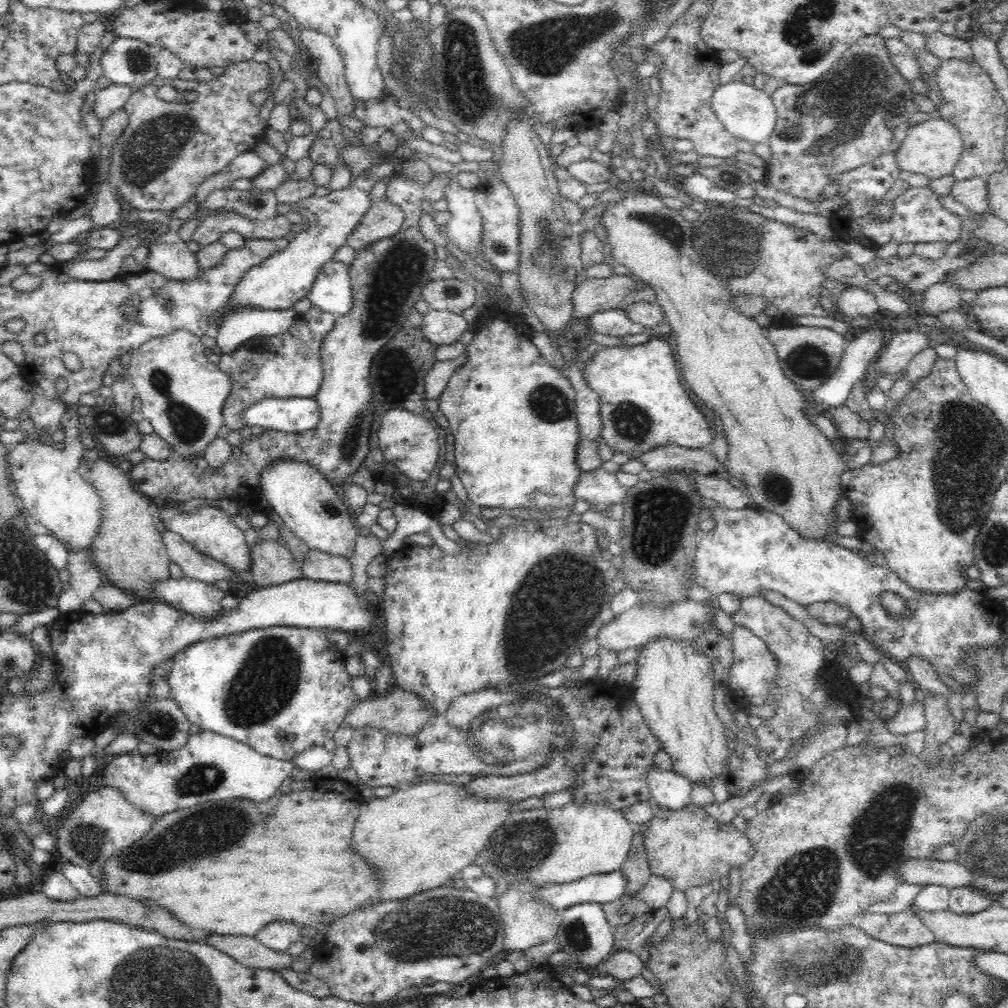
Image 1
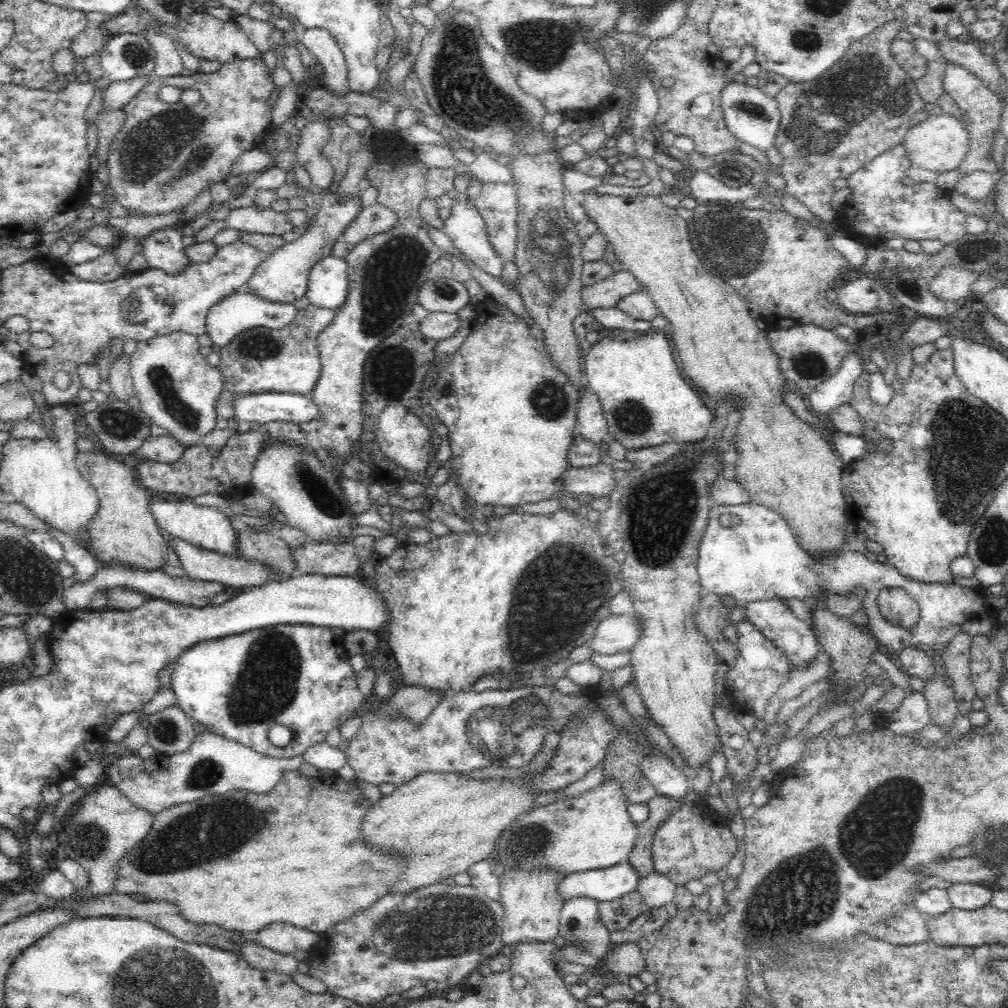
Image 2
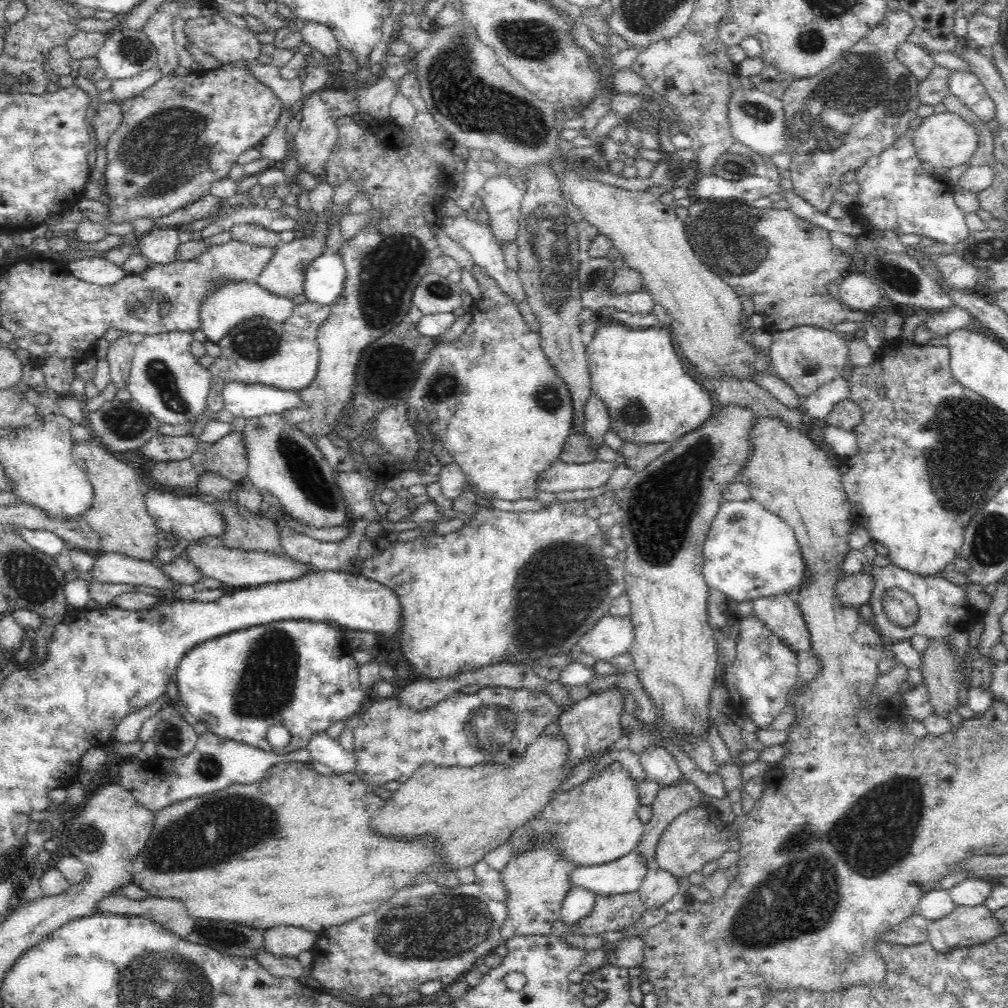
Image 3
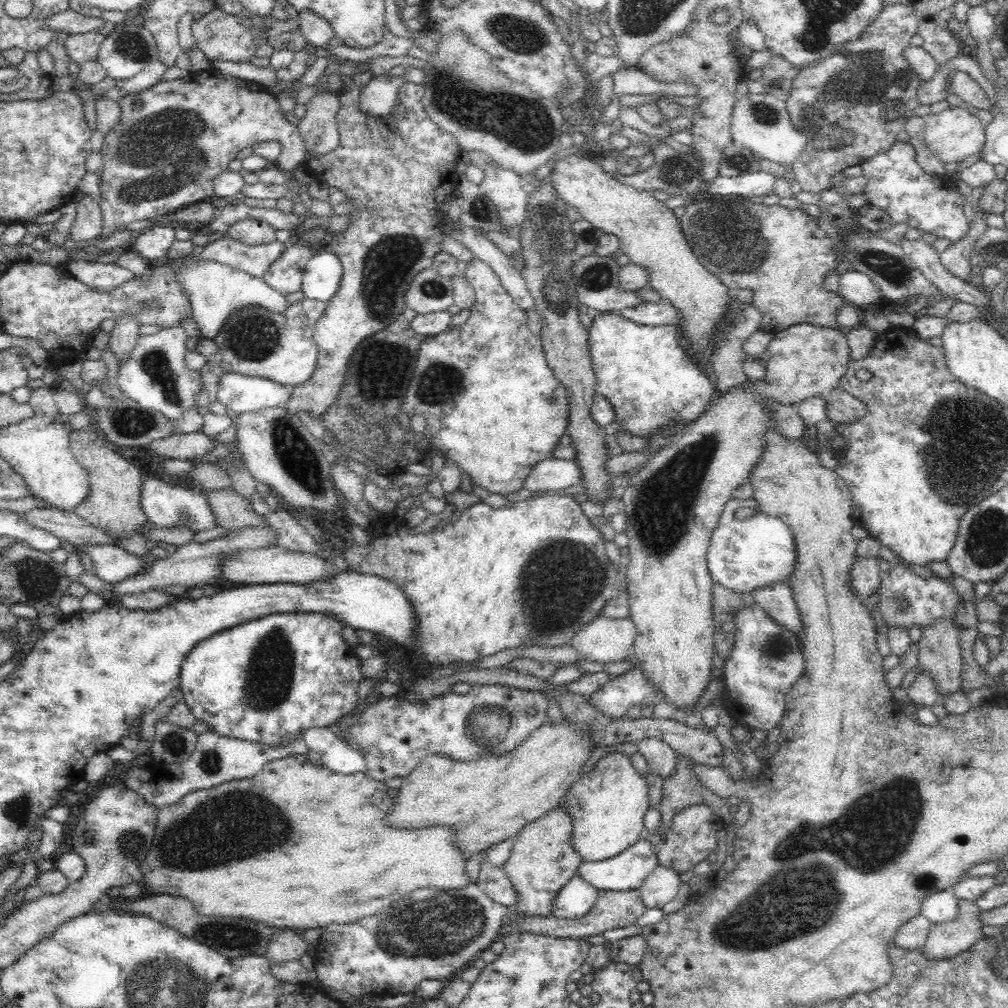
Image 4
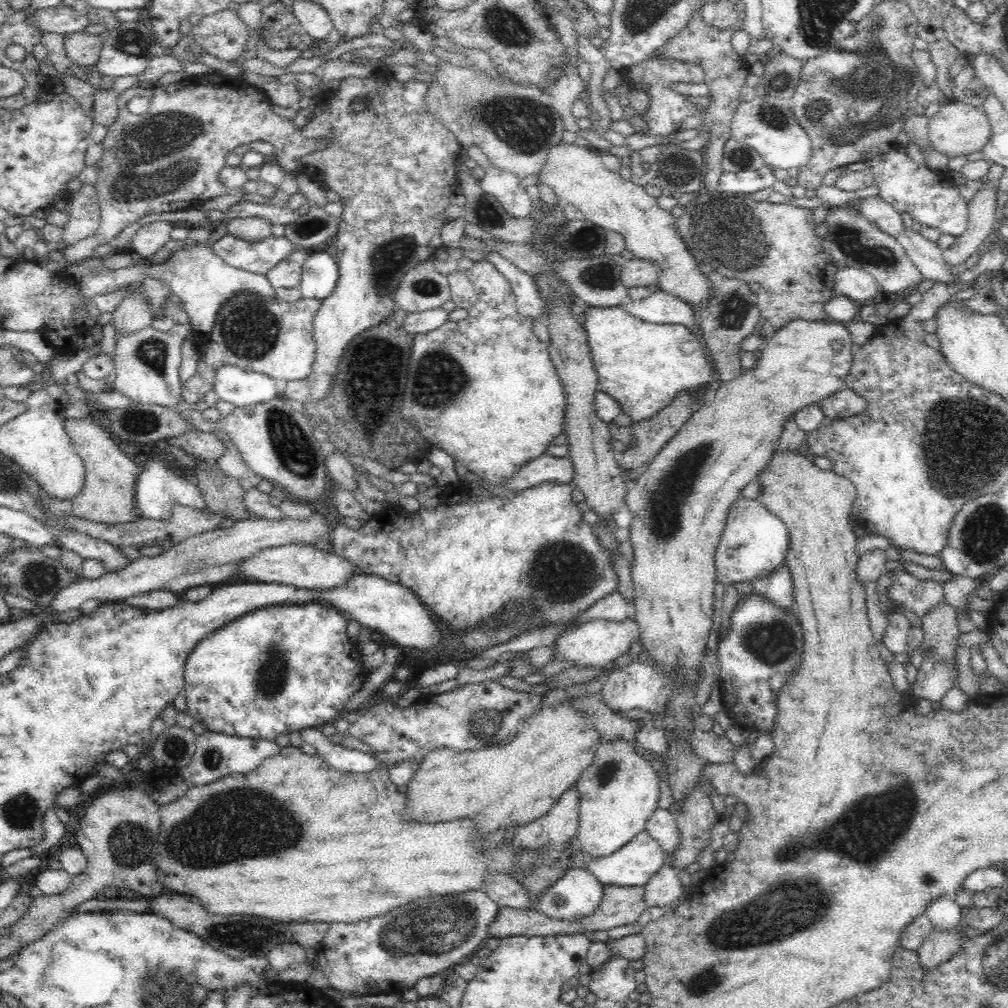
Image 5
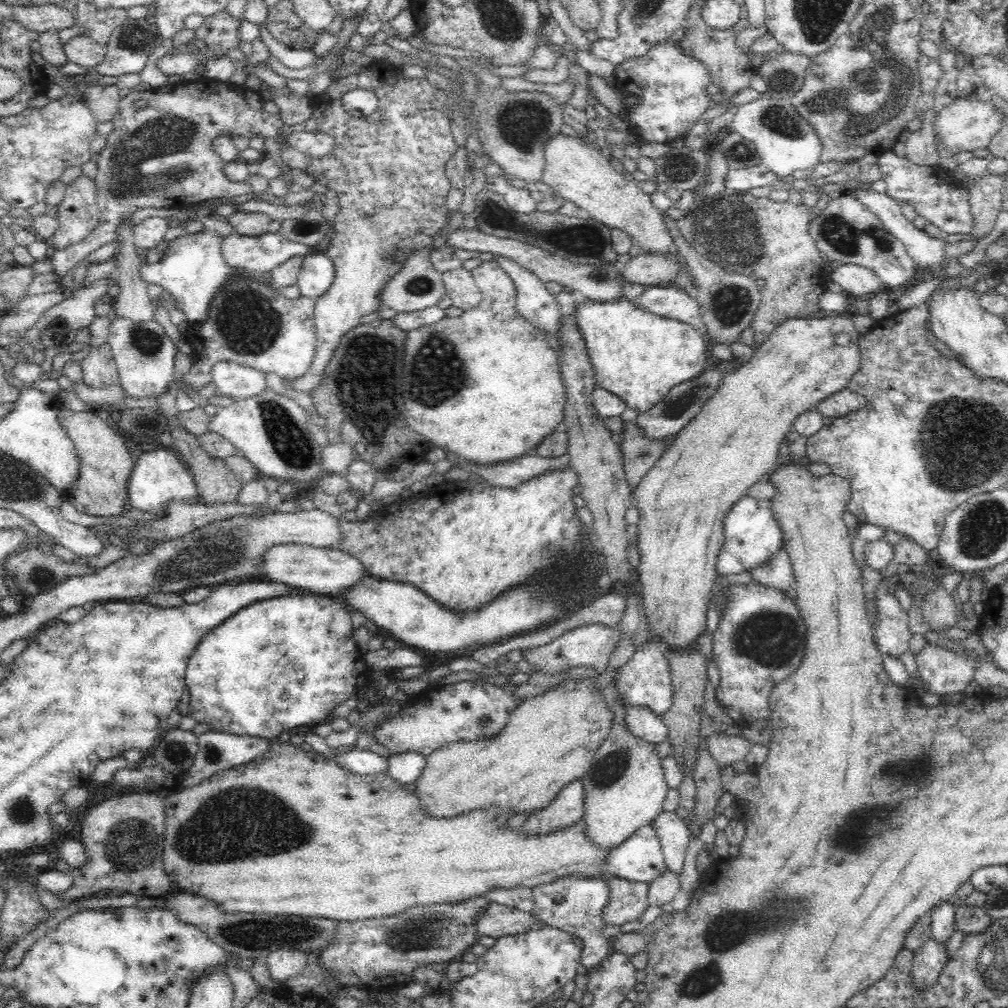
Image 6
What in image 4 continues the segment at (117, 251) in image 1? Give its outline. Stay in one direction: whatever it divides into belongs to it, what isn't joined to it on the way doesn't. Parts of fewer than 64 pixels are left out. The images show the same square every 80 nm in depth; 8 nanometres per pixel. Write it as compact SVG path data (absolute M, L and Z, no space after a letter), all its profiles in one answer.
M77 260L66 266L75 280L100 293L110 292L136 278L132 271L116 266L116 263L102 264L100 262L92 263L91 260Z

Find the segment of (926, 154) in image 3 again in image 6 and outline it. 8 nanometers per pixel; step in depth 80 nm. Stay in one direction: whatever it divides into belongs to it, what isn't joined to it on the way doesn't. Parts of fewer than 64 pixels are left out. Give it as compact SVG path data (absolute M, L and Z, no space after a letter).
M958 97L952 104L945 106L934 116L934 131L940 137L940 141L944 143L944 147L952 151L952 153L956 154L959 151L974 152L990 145L994 135L1001 130L1005 122L1003 114L999 106L993 104L992 101L970 100Z

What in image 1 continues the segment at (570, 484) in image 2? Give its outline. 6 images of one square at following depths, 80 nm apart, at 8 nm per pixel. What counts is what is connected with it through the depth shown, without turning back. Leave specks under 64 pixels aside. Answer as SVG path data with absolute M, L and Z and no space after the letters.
M601 465L598 468L590 471L580 470L580 474L576 476L576 484L572 488L572 492L578 498L584 498L586 502L590 502L591 509L597 510L598 512L604 513L612 504L616 504L618 508L619 516L619 507L624 496L625 489L618 483L616 473L610 465Z

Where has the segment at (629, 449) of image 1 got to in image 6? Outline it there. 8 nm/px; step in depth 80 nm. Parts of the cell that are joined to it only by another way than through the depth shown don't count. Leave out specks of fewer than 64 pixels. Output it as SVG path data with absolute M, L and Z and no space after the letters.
M618 296L614 300L577 297L577 306L569 320L582 333L590 363L594 367L594 385L613 392L628 408L634 408L639 413L656 404L658 398L662 398L674 384L698 376L698 372L706 366L706 360L709 359L710 345L693 326L648 312L624 296Z

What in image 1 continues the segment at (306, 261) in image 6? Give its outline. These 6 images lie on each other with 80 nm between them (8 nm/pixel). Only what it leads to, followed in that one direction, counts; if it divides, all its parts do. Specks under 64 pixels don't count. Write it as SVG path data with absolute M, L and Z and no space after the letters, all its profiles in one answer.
M333 258L322 264L307 298L312 305L336 317L346 314L352 304L349 265Z

